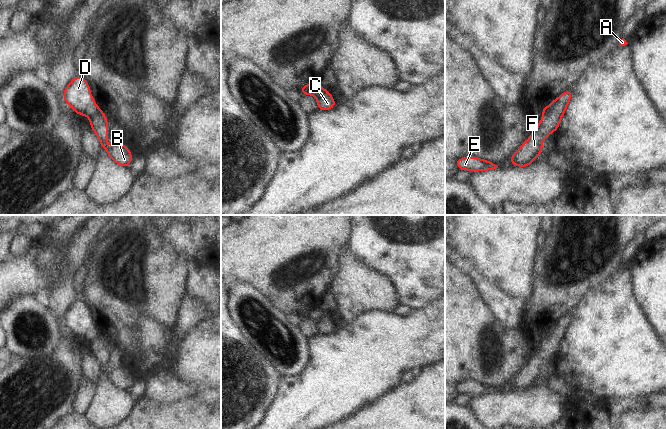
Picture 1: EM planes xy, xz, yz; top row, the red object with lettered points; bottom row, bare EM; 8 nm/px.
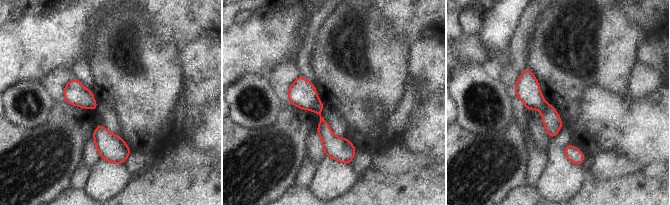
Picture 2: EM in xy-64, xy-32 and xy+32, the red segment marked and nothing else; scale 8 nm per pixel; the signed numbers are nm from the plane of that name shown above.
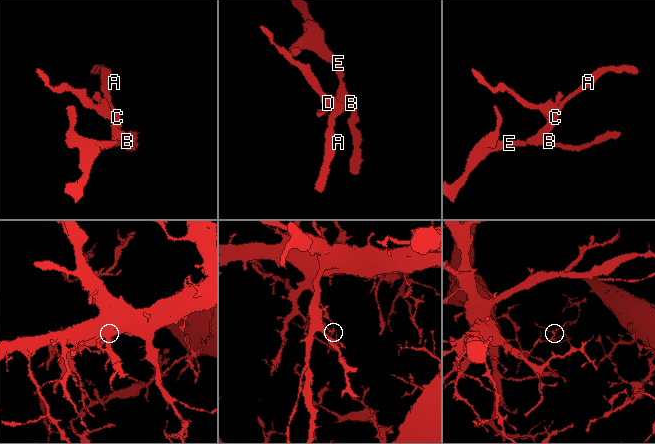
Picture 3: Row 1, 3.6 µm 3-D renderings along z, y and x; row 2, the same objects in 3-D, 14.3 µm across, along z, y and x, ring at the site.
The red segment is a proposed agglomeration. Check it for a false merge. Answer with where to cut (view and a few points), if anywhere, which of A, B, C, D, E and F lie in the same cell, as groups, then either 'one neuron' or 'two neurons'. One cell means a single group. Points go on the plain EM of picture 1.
cut in xy along (99, 334), (90, 342); A B C E F / D; two neurons

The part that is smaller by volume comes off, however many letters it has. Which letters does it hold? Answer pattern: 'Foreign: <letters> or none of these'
Foreign: D

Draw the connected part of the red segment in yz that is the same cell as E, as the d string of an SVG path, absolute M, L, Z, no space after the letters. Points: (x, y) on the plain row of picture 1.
M476 381L457 383L456 387L460 394L486 395L498 392L494 387Z

